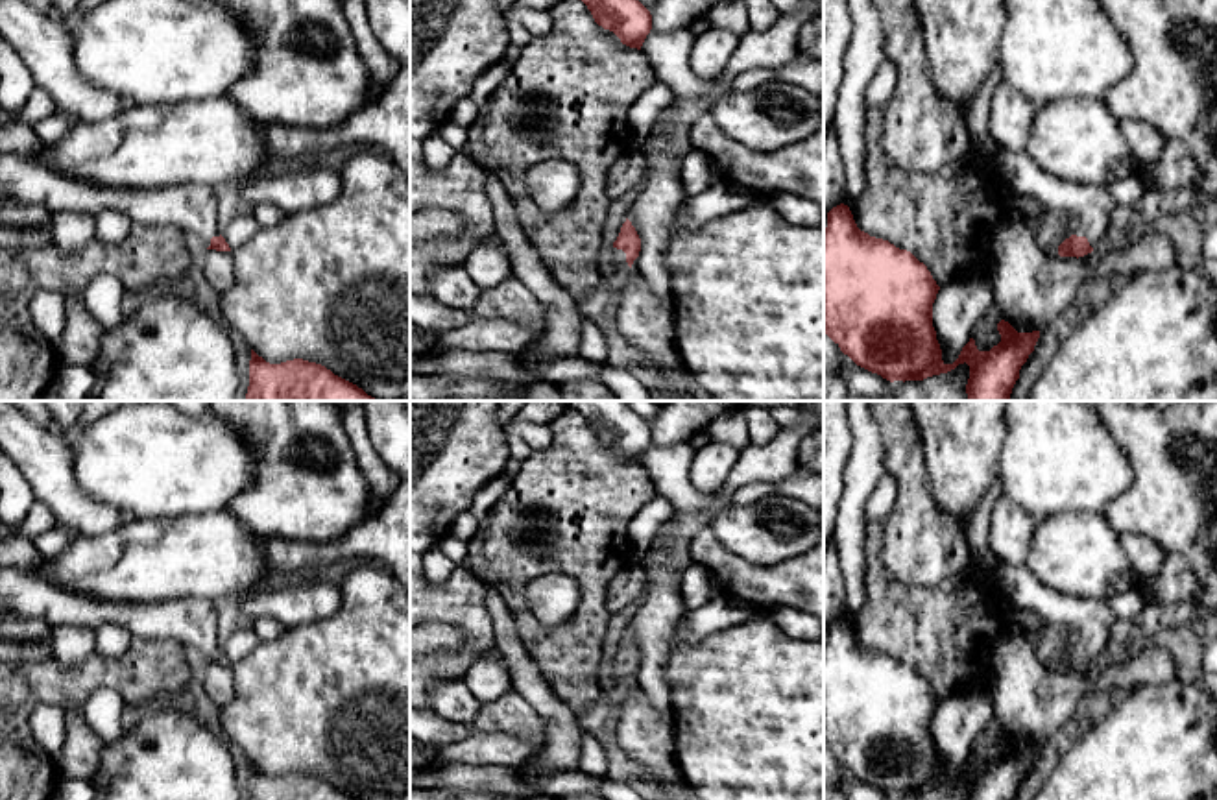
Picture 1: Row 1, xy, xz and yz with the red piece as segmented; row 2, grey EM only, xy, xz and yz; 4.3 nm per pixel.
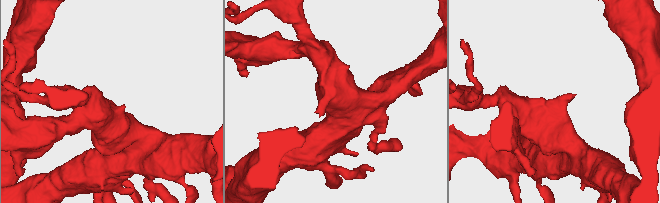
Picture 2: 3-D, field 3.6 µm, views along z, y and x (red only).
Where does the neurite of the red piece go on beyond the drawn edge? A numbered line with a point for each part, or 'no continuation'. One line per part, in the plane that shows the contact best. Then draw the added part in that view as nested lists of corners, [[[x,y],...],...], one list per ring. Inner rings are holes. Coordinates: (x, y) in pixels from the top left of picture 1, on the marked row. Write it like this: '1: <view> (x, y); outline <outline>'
1: xz (614, 259); outline [[[608,246],[604,251],[604,266],[615,270],[619,275],[624,273],[630,266],[626,262],[626,253],[613,246]]]

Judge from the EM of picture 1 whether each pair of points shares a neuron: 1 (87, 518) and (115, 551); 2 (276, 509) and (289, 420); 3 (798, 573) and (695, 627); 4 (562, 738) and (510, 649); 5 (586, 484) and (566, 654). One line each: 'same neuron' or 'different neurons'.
1: different neurons
2: same neuron
3: different neurons
4: same neuron
5: same neuron

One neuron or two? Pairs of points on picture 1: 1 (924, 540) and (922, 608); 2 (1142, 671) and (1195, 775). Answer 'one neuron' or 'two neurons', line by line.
1: two neurons
2: two neurons

